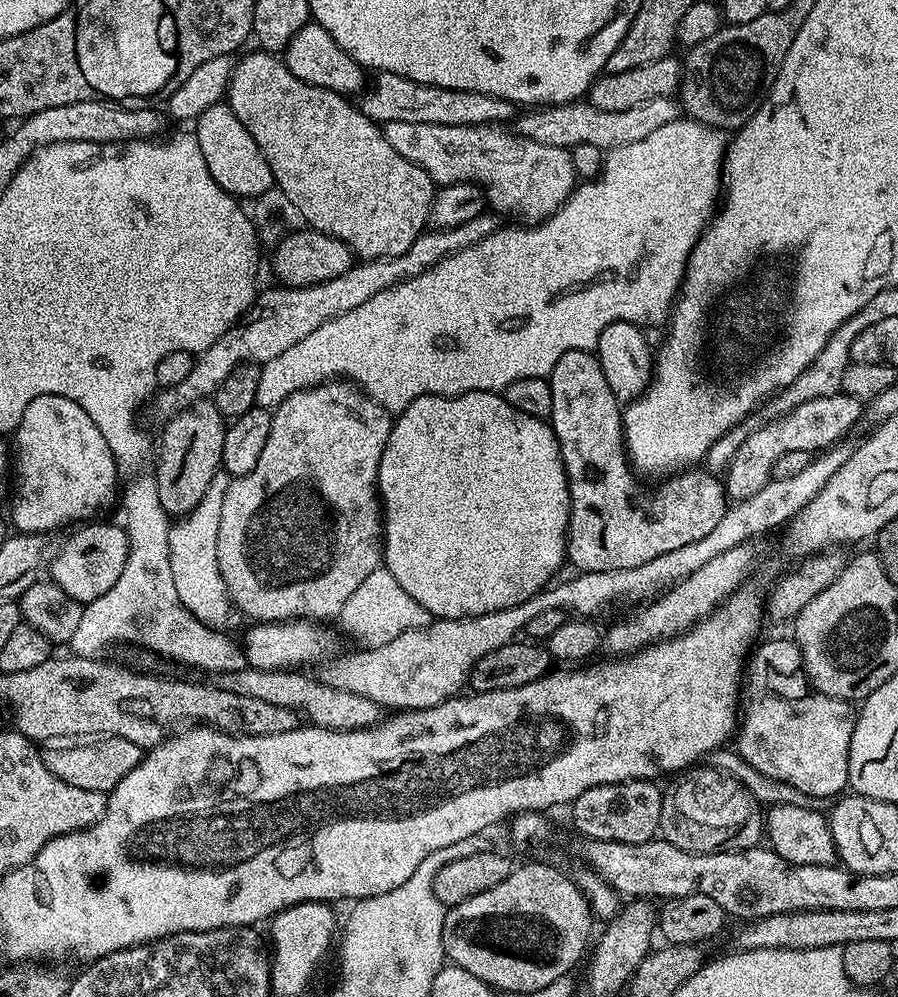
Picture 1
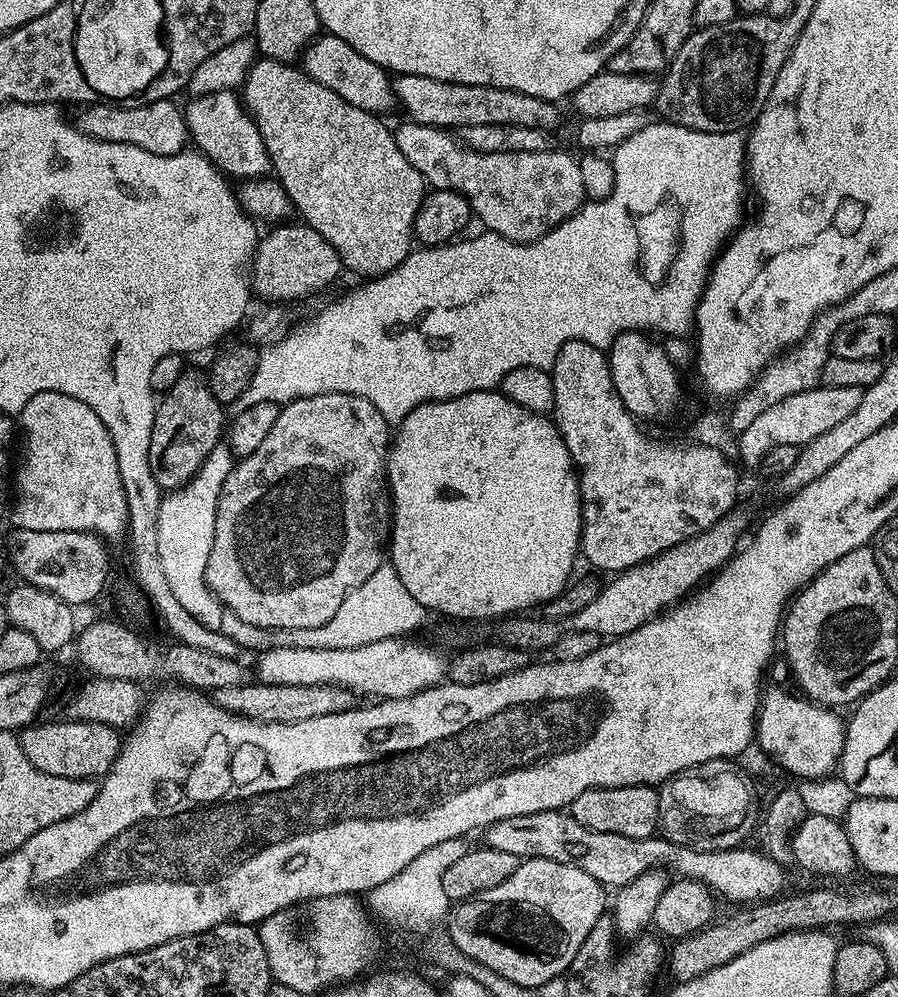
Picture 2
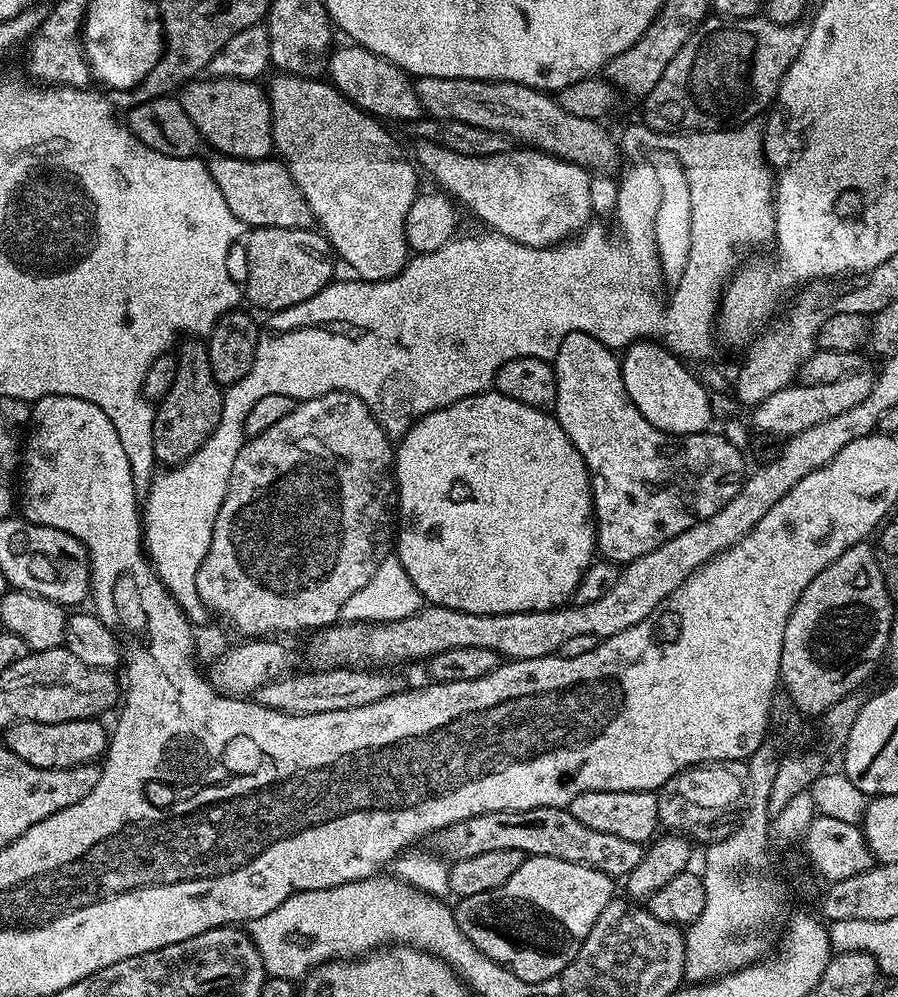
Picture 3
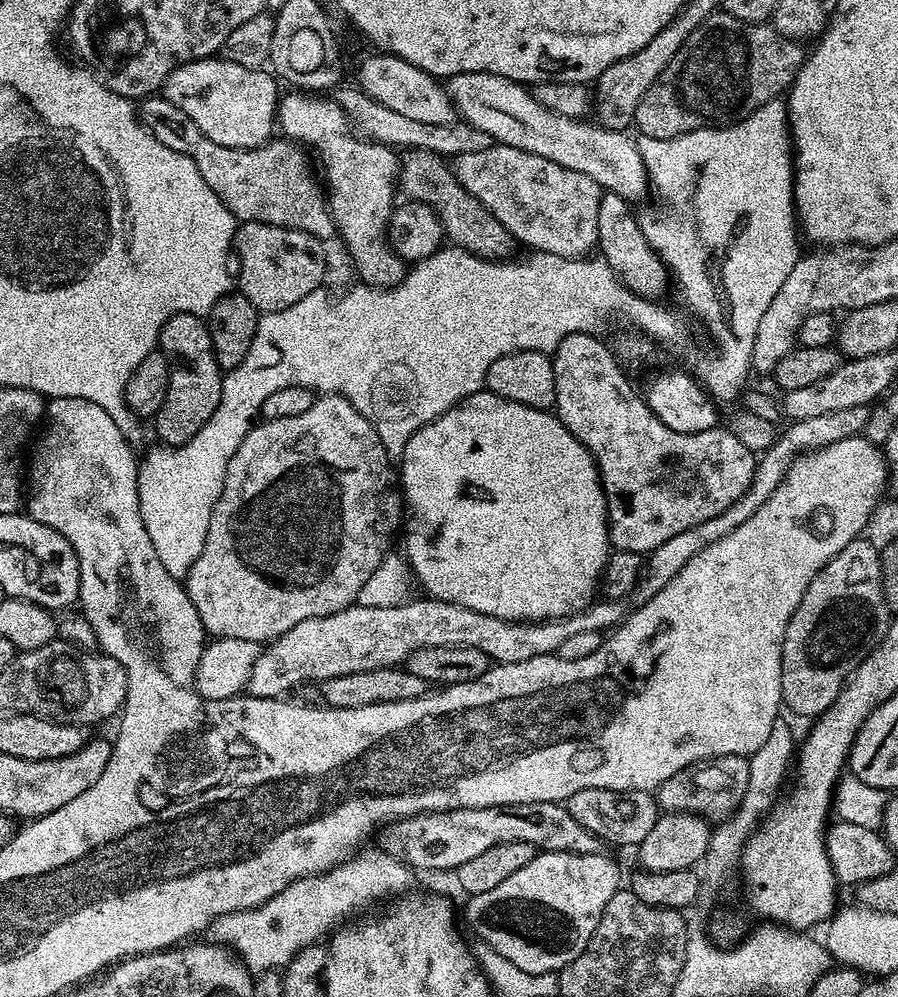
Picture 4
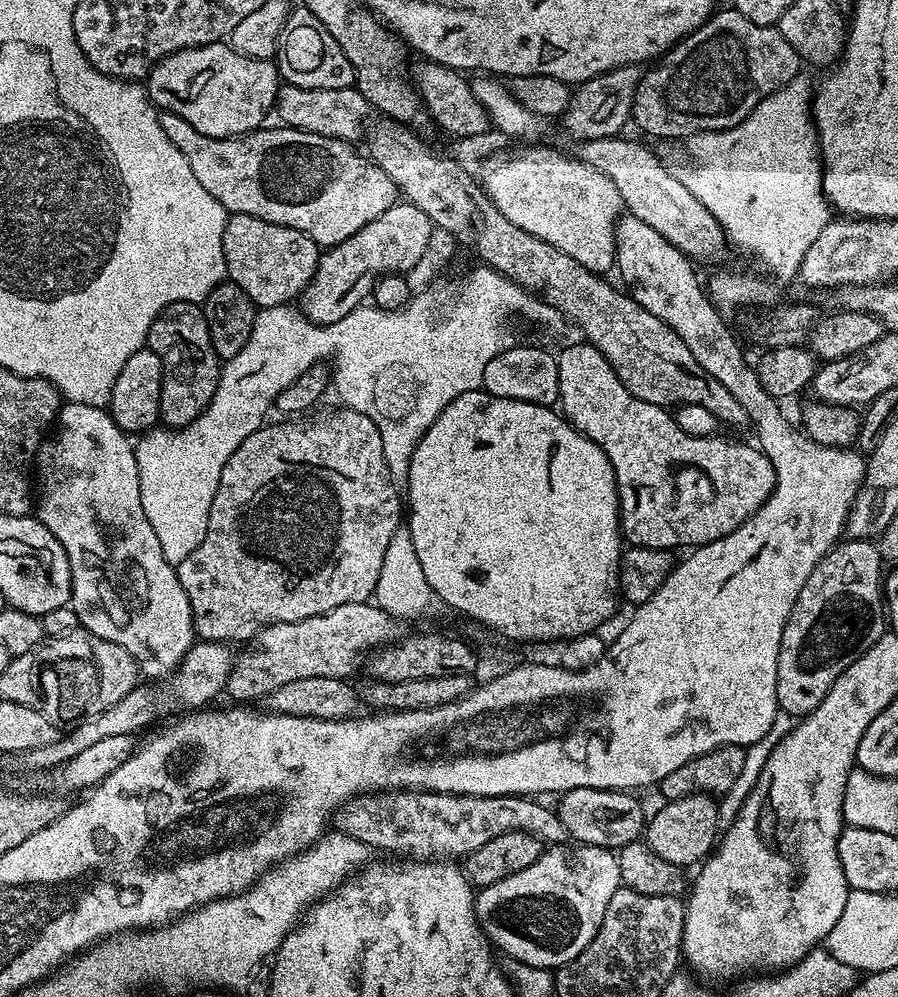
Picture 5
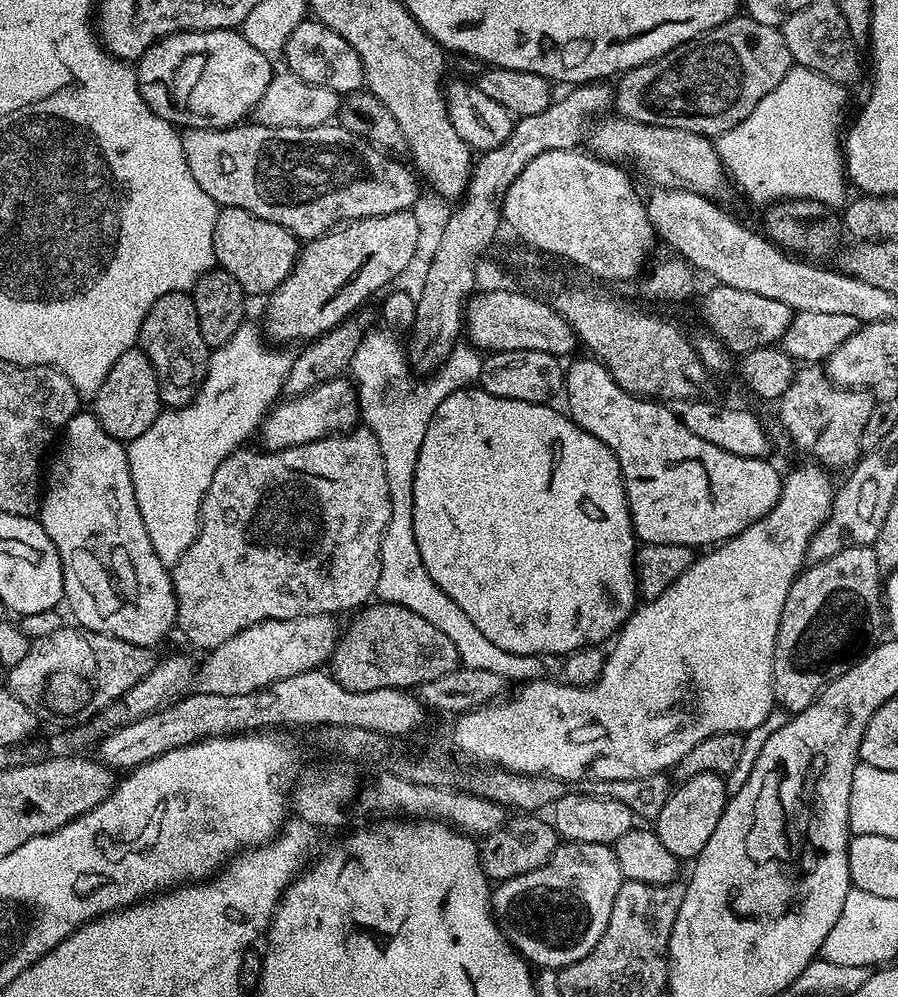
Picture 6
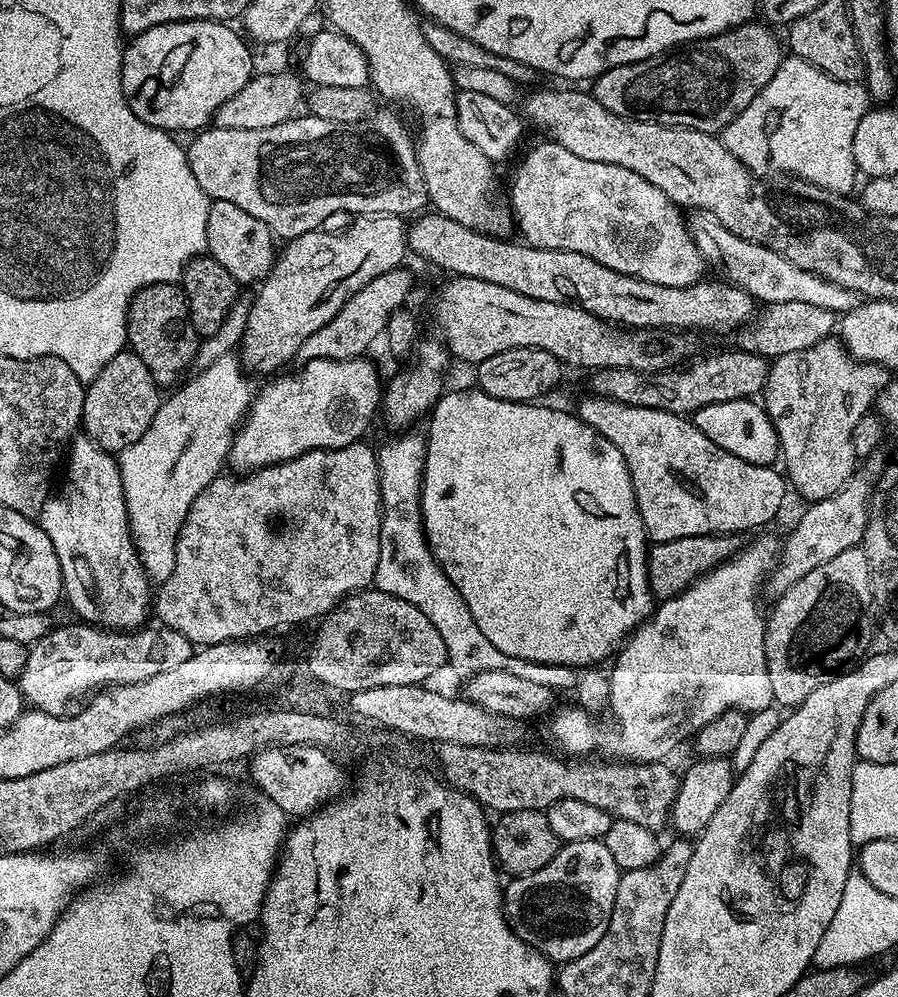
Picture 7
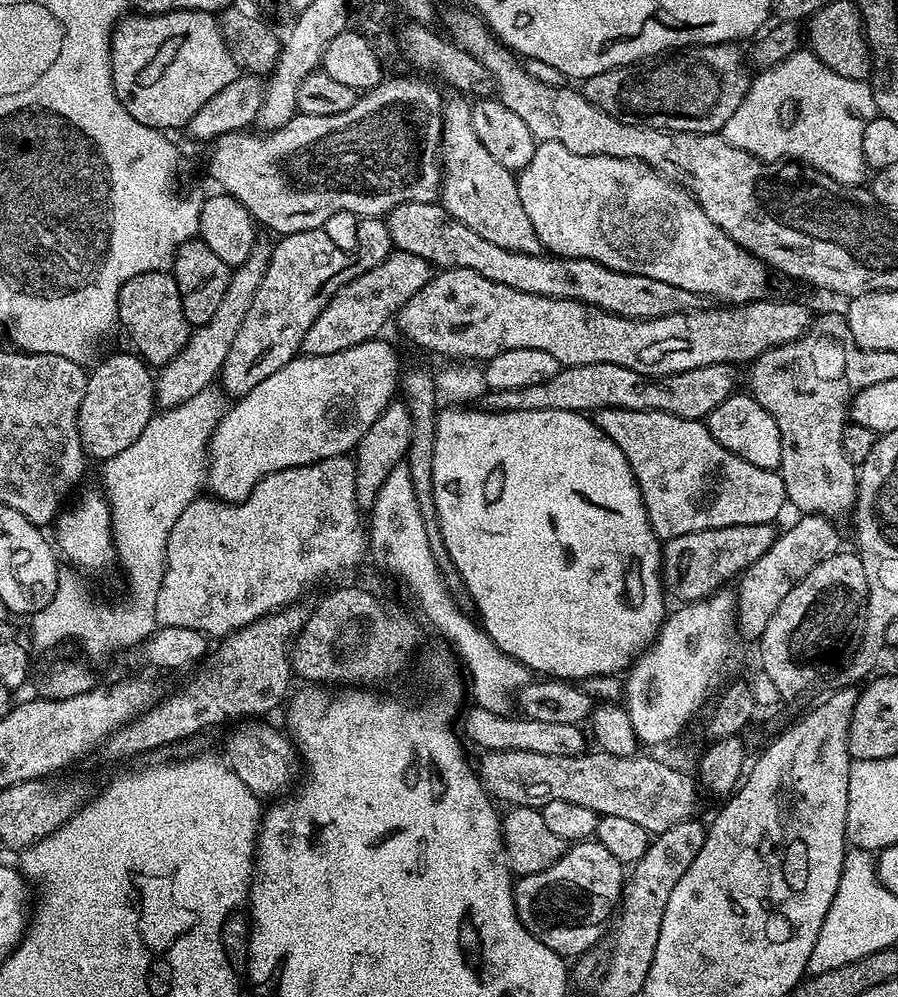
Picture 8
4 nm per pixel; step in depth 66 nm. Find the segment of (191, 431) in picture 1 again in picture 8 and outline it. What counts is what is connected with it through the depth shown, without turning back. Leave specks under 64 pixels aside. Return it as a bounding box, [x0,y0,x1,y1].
[116,271,190,366]

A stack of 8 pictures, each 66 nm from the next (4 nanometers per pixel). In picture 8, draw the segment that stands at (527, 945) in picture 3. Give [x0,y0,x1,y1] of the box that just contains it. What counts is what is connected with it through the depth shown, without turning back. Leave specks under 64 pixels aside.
[514,838,626,958]

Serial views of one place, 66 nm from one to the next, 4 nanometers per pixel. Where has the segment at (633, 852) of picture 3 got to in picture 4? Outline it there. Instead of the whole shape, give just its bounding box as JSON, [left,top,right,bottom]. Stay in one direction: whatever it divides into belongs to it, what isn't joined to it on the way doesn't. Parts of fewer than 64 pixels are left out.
[378,802,602,872]

